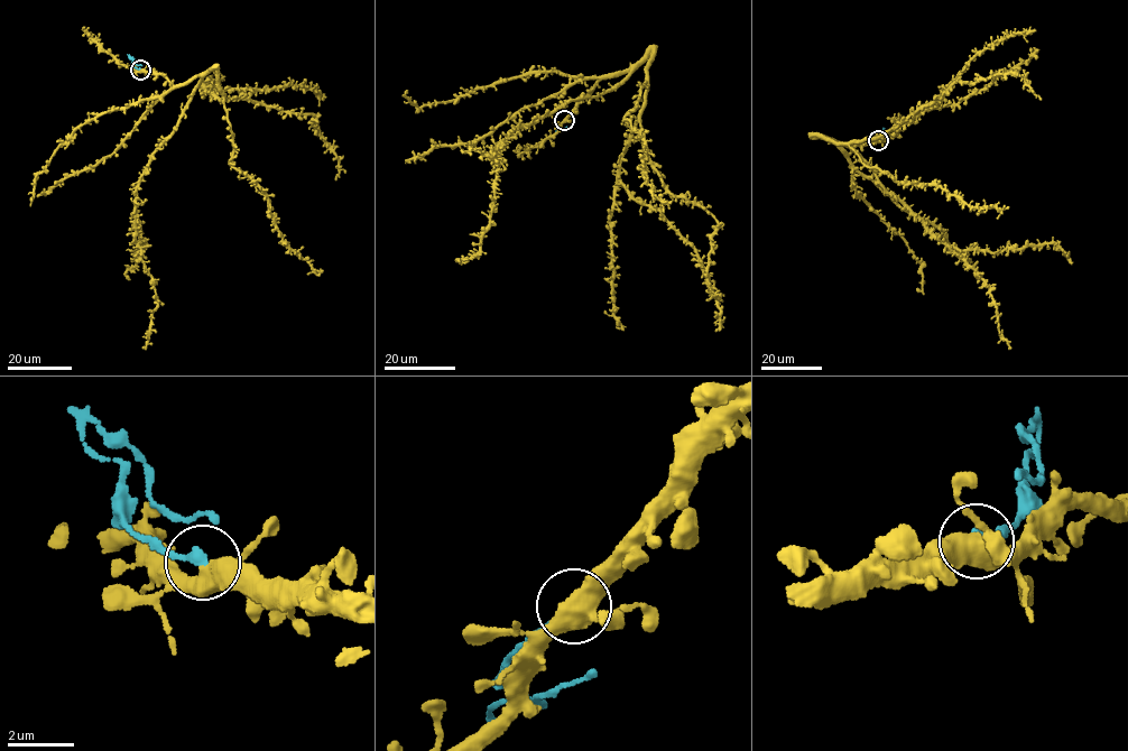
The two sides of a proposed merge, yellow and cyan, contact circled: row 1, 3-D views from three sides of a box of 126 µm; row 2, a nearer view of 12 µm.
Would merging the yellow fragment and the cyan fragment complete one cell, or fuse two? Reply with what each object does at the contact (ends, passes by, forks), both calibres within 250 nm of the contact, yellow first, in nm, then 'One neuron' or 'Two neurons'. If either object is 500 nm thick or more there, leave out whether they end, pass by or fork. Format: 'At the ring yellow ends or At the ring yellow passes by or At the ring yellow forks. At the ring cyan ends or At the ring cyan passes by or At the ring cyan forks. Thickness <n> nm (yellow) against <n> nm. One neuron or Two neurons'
At the ring yellow forks. At the ring cyan ends. Thickness 440 nm (yellow) against 240 nm. Two neurons

